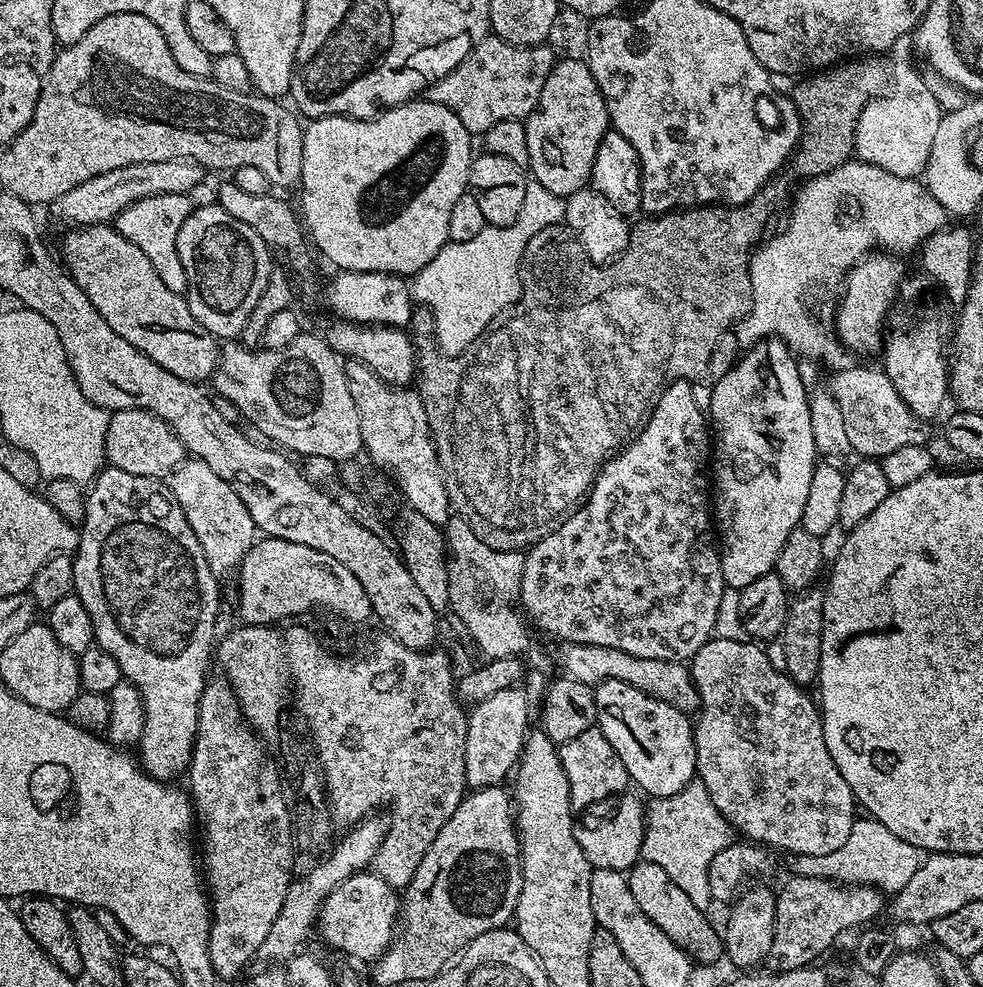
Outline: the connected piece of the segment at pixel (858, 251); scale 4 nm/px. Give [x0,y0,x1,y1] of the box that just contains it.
[734,158,950,374]

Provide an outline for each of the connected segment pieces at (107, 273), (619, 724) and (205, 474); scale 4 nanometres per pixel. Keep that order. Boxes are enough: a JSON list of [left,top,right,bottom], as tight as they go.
[[63,223,221,381],[594,680,696,798],[170,458,258,578]]

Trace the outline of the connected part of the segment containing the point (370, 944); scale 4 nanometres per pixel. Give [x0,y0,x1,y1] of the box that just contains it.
[318,870,402,962]

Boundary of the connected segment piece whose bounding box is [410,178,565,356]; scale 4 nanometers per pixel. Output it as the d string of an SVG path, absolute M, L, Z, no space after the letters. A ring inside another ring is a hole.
M534 178L529 179L526 186L526 202L522 202L522 214L518 214L518 218L506 230L492 230L487 235L478 234L470 242L449 242L442 250L438 250L438 254L434 254L434 258L430 258L424 269L411 277L411 299L417 305L431 309L436 342L444 355L456 356L460 352L465 352L503 308L507 308L519 299L522 289L524 247L534 234L538 234L538 230L563 221L564 202L565 197L546 190L546 186L542 186ZM483 244L485 244L484 252L488 256L482 257L480 268L476 268L476 247Z

